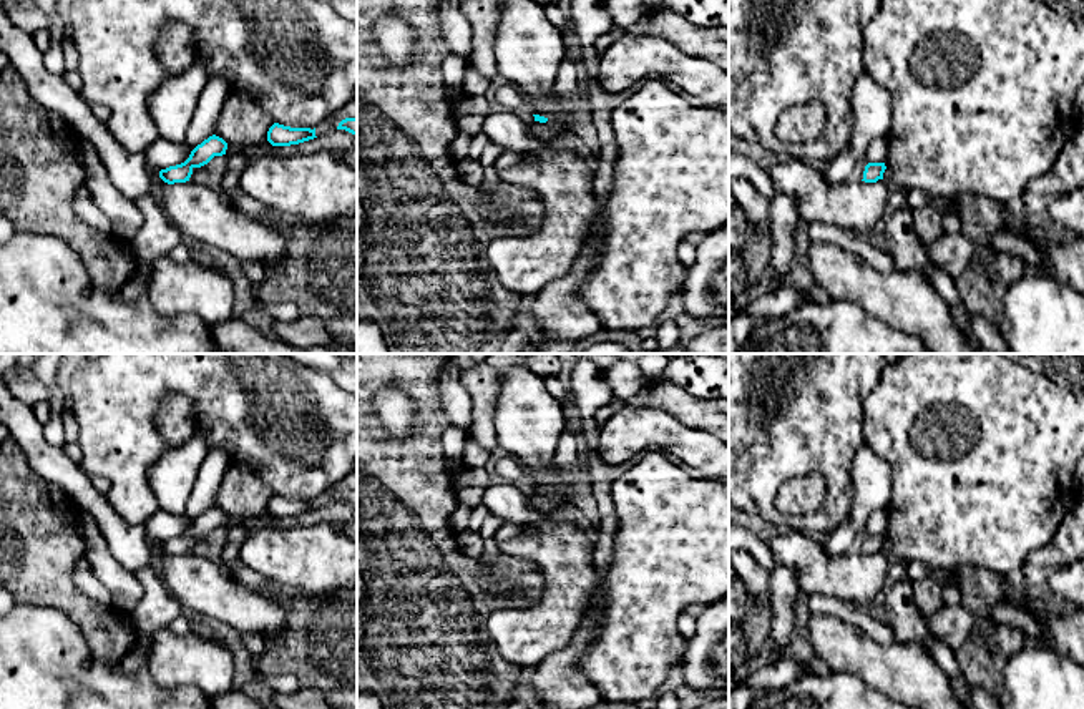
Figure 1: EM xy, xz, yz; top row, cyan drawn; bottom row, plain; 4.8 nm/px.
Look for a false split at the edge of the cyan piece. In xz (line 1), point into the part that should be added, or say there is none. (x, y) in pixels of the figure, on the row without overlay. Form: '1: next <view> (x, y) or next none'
1: next none

